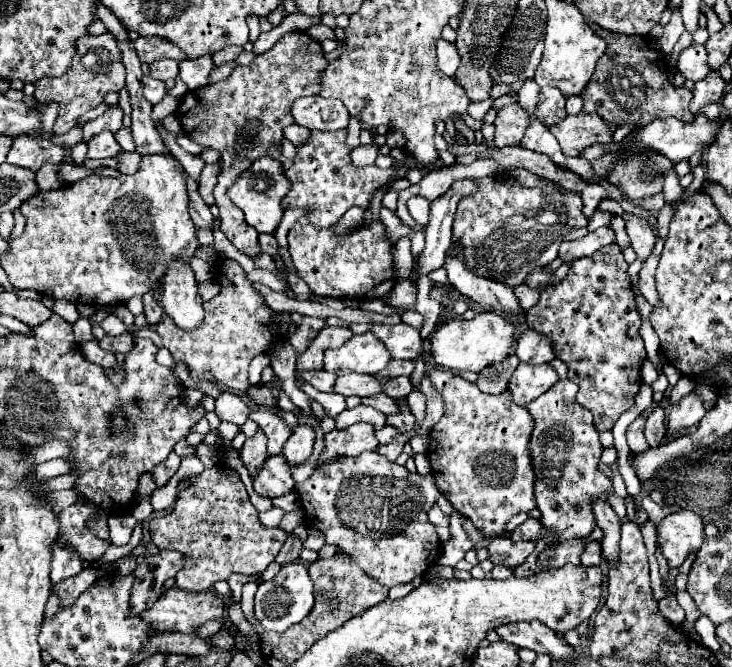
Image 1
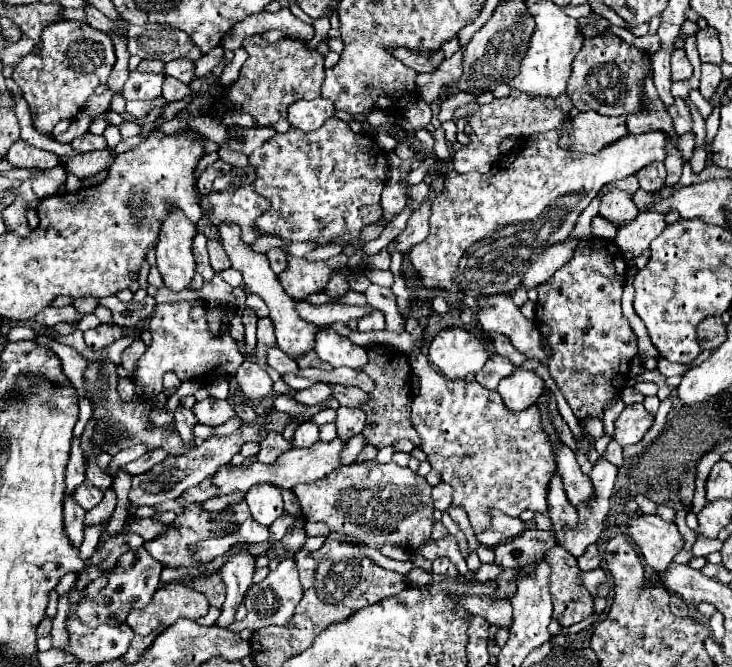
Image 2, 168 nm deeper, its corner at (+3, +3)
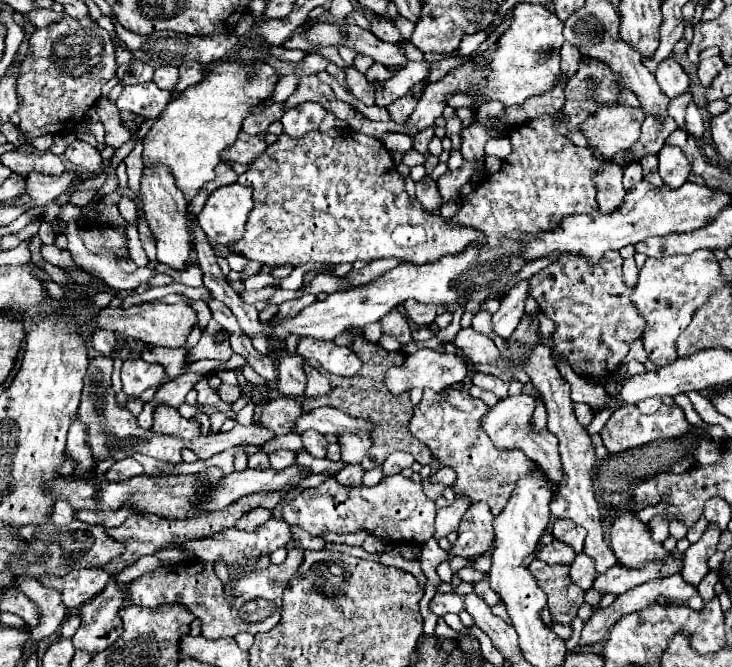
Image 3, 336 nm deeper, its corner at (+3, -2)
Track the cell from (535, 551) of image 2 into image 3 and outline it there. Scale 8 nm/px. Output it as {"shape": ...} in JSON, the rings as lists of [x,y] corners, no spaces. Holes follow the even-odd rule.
{"shape":[[[556,539],[550,545],[540,547],[540,551],[538,551],[538,559],[546,561],[546,563],[572,563],[574,557],[576,557],[576,553],[566,543],[560,543]]]}

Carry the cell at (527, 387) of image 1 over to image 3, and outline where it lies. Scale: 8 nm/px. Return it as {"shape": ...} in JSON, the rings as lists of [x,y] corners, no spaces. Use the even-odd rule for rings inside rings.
{"shape":[[[520,393],[520,395],[510,395],[498,401],[498,405],[490,407],[490,413],[484,417],[482,425],[492,443],[498,449],[522,449],[532,461],[536,461],[548,475],[548,479],[554,485],[554,491],[560,489],[560,483],[564,479],[564,469],[562,469],[562,459],[558,451],[558,439],[550,431],[534,431],[530,429],[530,417],[534,413],[534,397]]]}

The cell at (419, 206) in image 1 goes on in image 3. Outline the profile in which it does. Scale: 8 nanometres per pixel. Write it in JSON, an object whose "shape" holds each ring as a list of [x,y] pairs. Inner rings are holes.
{"shape":[[[424,177],[416,183],[416,197],[426,209],[434,209],[438,205],[438,187],[436,181],[430,177]]]}

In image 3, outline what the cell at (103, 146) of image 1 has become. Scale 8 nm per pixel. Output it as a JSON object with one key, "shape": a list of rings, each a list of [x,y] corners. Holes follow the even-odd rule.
{"shape":[[[74,141],[66,149],[66,159],[80,169],[82,173],[98,173],[102,169],[102,155],[96,147],[84,143],[84,141]]]}

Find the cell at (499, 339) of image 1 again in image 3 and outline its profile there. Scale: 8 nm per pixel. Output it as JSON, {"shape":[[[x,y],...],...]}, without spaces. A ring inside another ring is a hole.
{"shape":[[[420,349],[406,355],[402,367],[394,367],[386,373],[386,387],[398,395],[414,387],[442,391],[450,385],[458,385],[468,375],[466,361],[460,353],[446,353],[434,349]]]}

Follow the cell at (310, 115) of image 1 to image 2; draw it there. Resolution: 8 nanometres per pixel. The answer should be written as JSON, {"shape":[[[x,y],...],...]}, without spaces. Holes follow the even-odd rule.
{"shape":[[[326,98],[316,100],[298,100],[288,108],[288,122],[302,132],[318,130],[328,118],[334,116],[334,104]]]}

